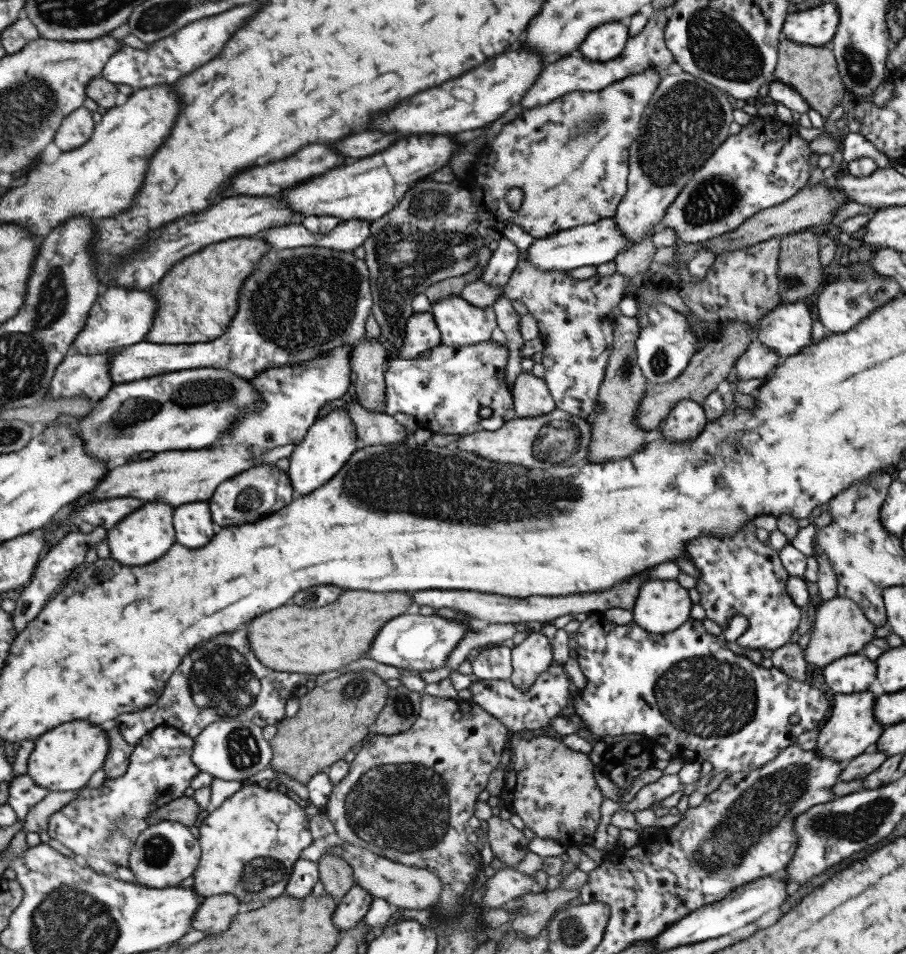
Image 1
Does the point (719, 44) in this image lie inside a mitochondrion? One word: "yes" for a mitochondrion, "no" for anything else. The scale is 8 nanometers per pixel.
yes

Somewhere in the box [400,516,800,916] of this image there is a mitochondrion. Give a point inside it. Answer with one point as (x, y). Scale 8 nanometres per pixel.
(703, 696)

